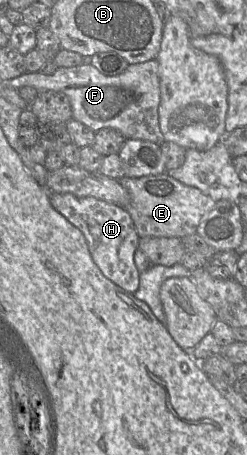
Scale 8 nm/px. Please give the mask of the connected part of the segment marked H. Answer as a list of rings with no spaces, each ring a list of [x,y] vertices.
[[[50,193],[50,202],[82,232],[92,259],[102,274],[123,290],[133,294],[140,279],[140,273],[134,262],[140,237],[127,209],[92,196],[77,197],[72,193]]]

